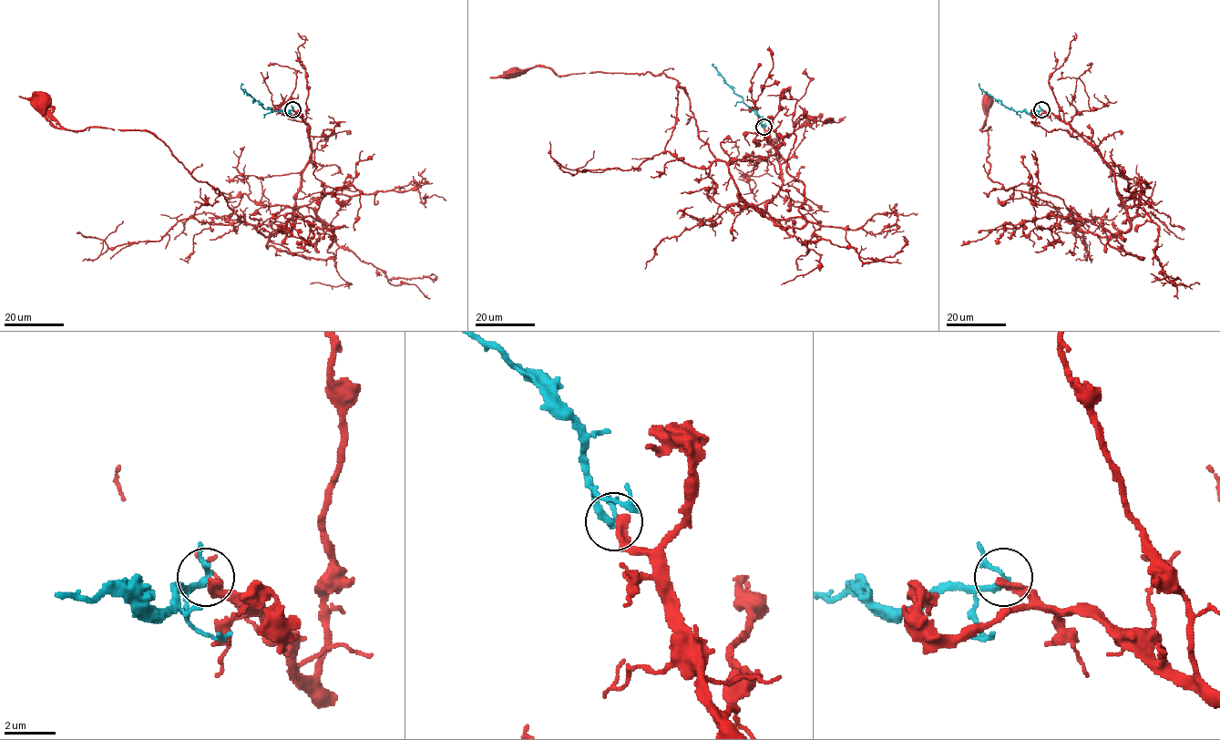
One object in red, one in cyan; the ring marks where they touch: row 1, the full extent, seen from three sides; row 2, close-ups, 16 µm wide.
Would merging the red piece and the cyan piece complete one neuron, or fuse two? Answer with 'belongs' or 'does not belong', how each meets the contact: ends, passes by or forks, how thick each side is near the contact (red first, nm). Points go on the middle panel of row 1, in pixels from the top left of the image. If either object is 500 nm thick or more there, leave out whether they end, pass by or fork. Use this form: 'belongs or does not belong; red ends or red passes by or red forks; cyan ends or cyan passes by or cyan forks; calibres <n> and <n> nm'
does not belong; red ends; cyan passes by; calibres 360 and 240 nm

